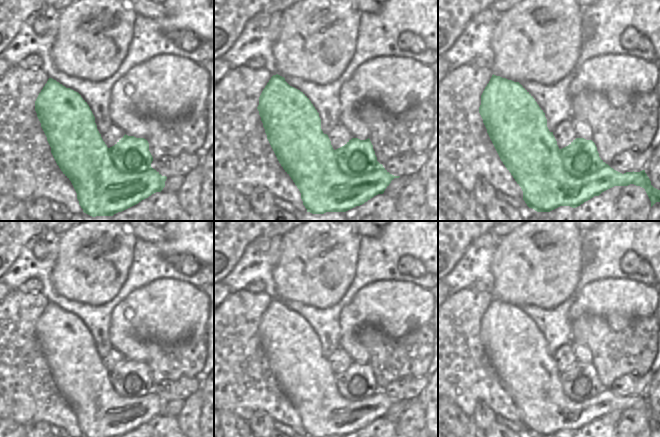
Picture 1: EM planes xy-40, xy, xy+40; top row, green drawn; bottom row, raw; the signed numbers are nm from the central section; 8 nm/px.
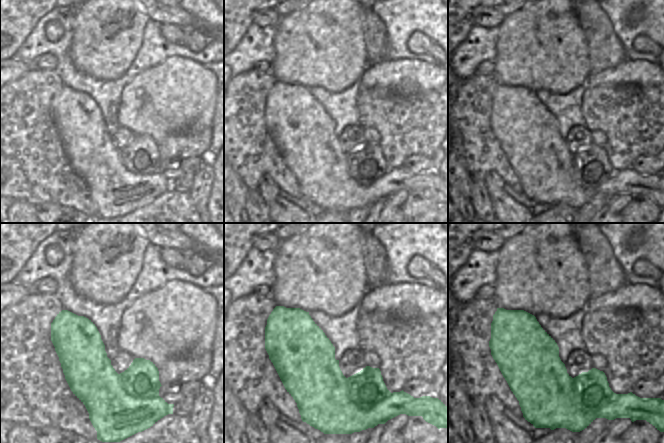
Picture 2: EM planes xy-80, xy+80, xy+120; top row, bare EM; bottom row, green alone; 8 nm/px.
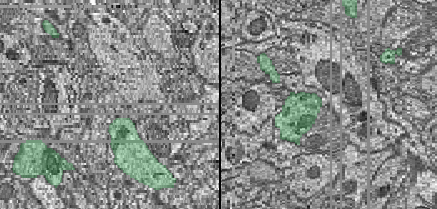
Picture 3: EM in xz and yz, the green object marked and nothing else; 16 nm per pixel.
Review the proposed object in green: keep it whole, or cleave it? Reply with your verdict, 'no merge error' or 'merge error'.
merge error

